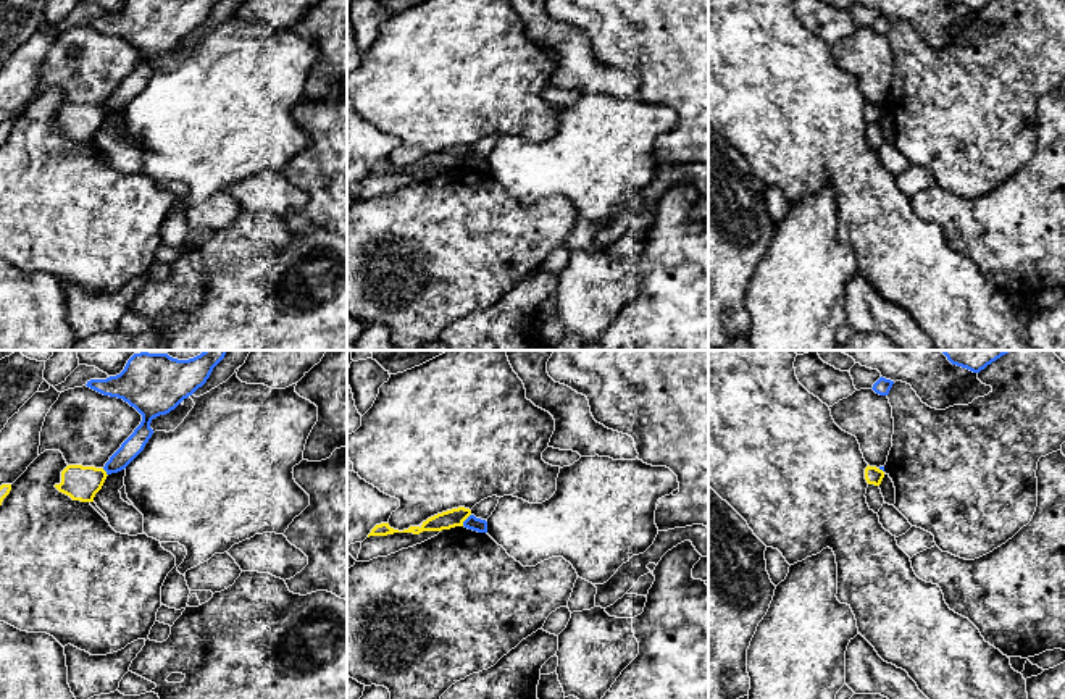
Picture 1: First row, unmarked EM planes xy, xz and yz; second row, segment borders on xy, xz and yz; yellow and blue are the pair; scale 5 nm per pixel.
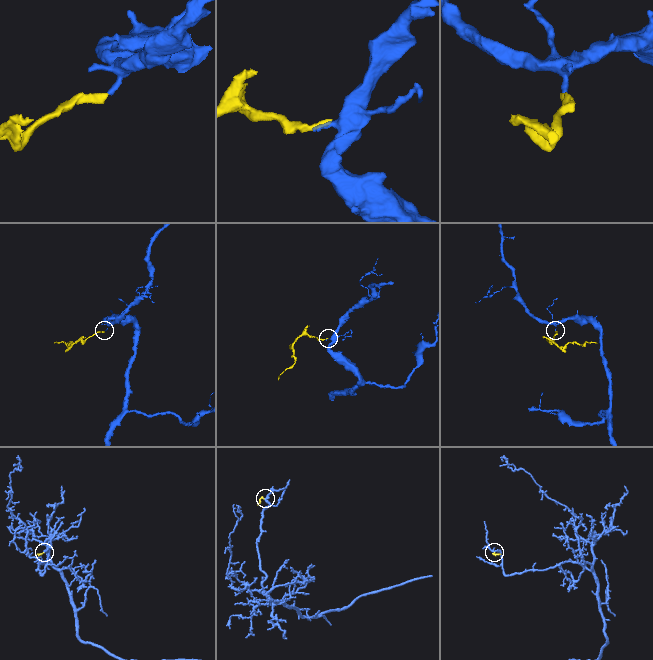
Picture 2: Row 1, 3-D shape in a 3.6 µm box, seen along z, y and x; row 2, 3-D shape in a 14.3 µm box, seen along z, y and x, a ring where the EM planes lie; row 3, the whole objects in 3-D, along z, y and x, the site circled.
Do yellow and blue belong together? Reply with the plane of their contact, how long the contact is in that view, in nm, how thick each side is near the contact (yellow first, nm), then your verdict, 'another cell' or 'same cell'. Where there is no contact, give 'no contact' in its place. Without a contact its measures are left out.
meets yellow in xz; contact 80 nm long; 90 nm thick on the yellow side, 70 nm on the other; another cell

